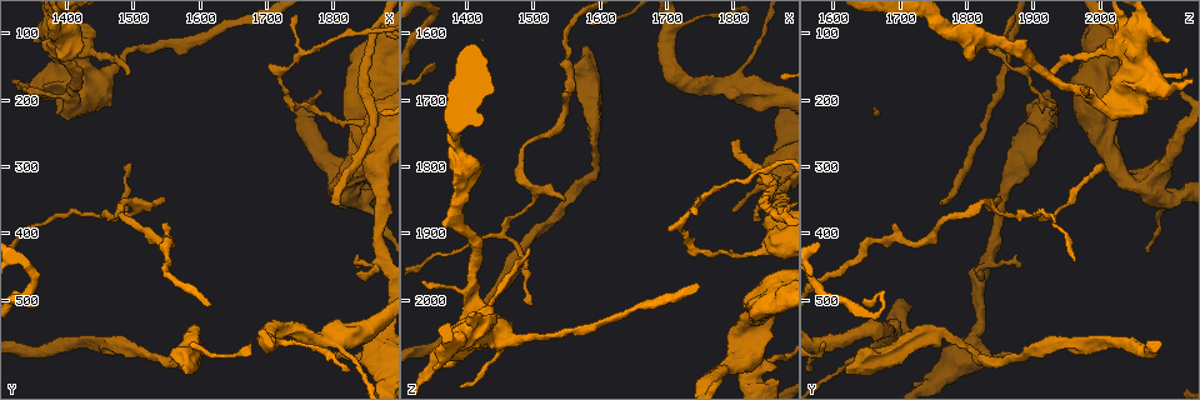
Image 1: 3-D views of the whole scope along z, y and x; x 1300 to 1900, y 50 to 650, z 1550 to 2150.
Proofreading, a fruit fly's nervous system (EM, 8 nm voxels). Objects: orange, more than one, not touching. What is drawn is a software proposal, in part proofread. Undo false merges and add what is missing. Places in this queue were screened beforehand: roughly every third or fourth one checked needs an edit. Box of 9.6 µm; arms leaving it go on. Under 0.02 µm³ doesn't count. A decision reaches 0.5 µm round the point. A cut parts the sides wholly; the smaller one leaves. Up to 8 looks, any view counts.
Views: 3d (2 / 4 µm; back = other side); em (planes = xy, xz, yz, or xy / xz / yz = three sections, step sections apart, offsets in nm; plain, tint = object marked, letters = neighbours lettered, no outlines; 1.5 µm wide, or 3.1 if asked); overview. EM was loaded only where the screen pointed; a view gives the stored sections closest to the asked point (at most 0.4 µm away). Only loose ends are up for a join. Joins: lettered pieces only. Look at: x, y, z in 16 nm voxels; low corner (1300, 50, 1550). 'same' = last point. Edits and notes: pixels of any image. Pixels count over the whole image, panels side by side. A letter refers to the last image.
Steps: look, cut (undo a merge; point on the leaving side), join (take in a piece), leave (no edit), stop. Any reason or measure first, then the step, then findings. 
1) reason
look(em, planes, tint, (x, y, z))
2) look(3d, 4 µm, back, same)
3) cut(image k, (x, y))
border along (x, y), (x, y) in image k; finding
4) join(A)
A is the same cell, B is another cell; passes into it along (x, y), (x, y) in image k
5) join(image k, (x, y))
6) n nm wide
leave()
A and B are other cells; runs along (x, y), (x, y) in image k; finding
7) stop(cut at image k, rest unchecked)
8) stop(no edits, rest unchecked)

branch stops here
look(3d, 2 µm, (1810, 355, 1755))

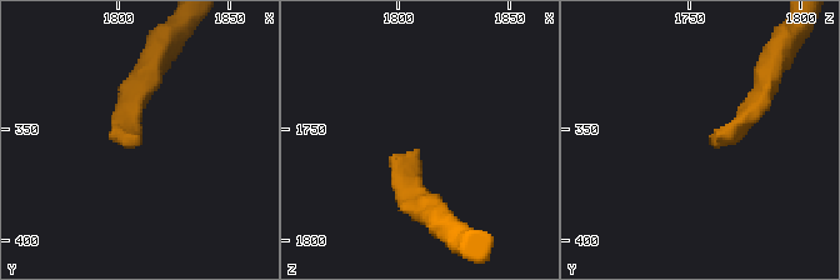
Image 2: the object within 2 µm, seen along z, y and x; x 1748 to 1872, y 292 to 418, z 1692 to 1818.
shape alone is not enough
look(em, xy, step 4, letters, (1809, 355, 1758))

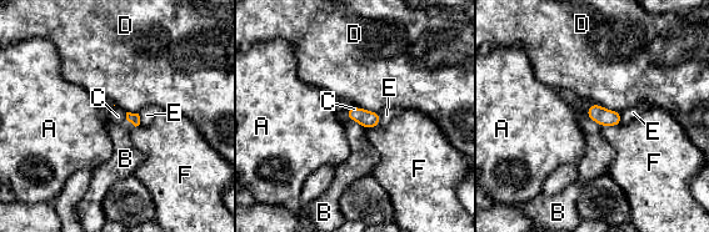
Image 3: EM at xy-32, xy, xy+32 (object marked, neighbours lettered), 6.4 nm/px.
cut it another way
look(em, planes, letters, same)

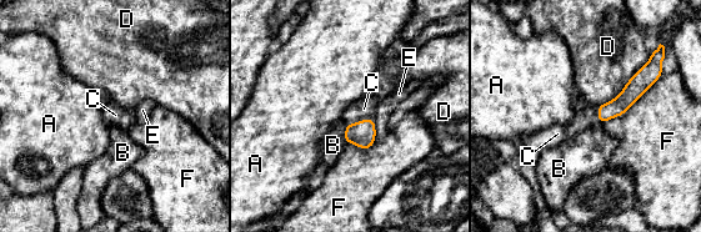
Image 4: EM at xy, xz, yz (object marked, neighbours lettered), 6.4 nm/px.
F touches over 500 nm
join(C)
C is the same cell, A, B, D, E and F are other cells; it goes on there

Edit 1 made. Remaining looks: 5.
look(overview)

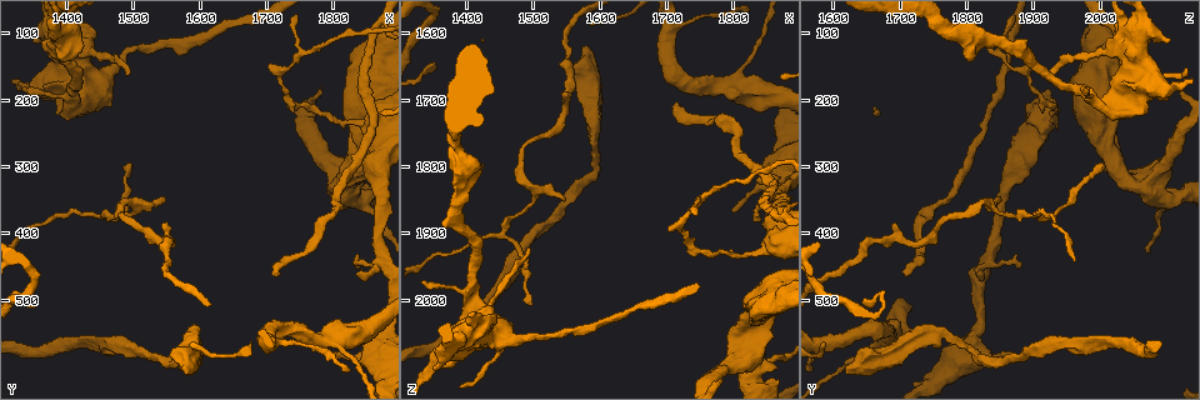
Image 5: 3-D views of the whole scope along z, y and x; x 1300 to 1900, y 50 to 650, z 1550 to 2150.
thin end
look(3d, 2 µm, (1550, 350, 1850))

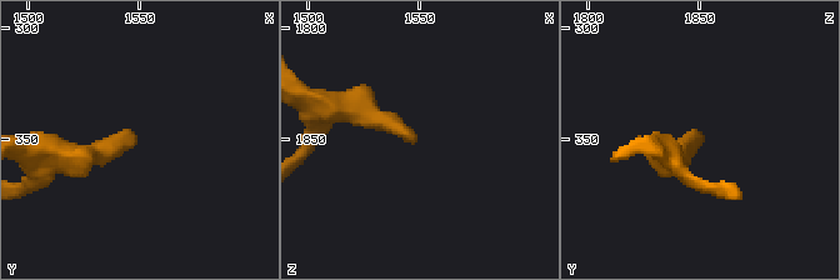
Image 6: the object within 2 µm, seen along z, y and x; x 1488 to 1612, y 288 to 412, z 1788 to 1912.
look(em, planes, letters, (1549, 348, 1851))

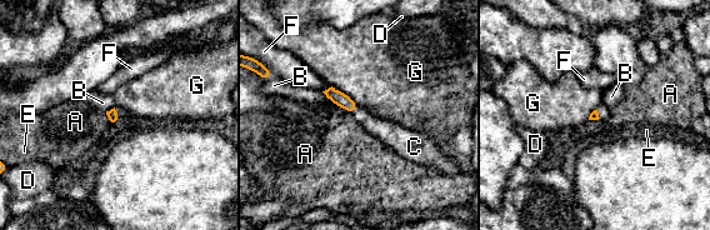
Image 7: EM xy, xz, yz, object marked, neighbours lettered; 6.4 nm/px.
join(C)
C is the same cell, A, B, D, E, F and G are other cells; passes into it along (338, 98), (355, 110), (386, 131) in image 7; it goes on there

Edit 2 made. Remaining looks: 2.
look(overview)

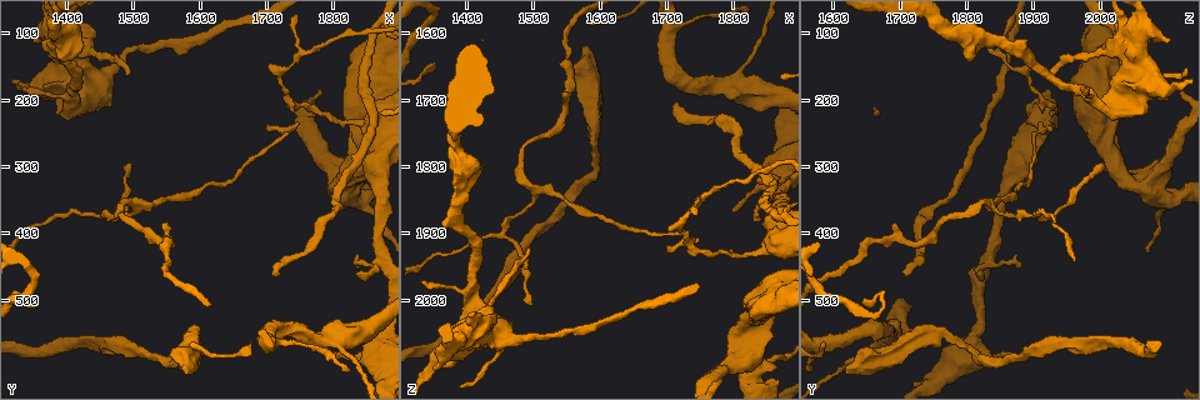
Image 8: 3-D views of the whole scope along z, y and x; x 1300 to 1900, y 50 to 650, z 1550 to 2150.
free end
look(em, planes, letters, (1575, 605, 1620))

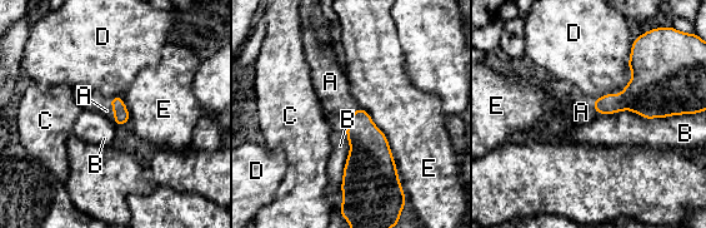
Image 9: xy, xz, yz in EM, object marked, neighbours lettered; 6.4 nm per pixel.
join(A)
A is the same cell, B, C, D and E are other cells; passes into it along (121, 115), (113, 110), (106, 110) in image 9; it goes on there

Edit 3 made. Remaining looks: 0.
stop(join at image 4, join at image 7, join at image 9, rest unchecked)

